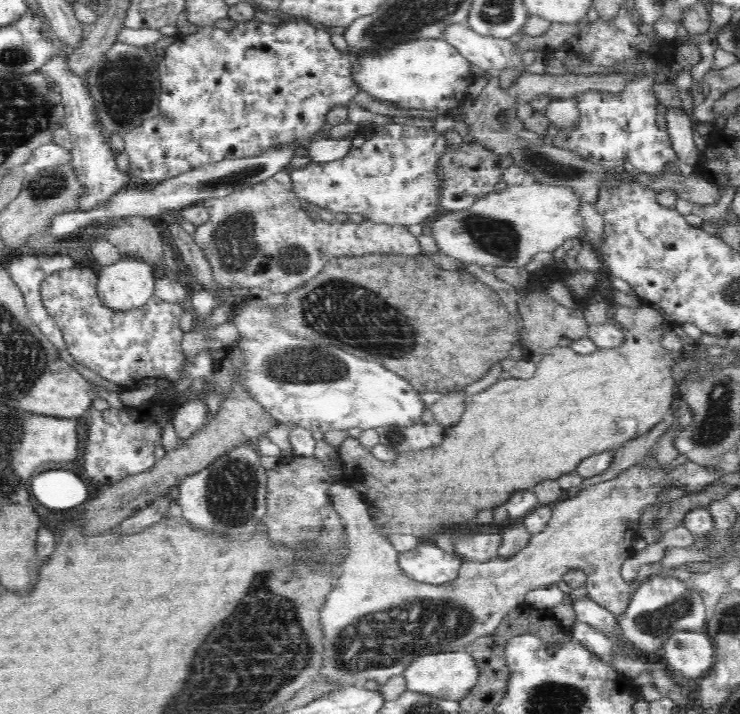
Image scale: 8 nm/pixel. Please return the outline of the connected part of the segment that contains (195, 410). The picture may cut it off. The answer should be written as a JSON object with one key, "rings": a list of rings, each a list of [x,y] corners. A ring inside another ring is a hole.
{"rings":[[[190,400],[178,407],[173,418],[175,434],[181,442],[195,435],[206,423],[207,405],[205,400]]]}

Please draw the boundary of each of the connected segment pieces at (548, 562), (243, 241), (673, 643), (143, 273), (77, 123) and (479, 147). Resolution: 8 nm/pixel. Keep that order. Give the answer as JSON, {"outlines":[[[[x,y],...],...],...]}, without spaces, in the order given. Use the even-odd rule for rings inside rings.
{"outlines":[[[[689,460],[671,471],[666,471],[664,466],[663,469],[652,470],[642,463],[634,464],[626,468],[614,480],[594,484],[593,487],[580,491],[572,498],[564,497],[558,500],[549,523],[538,534],[531,535],[530,542],[514,556],[507,559],[498,557],[486,562],[463,561],[458,578],[439,585],[412,580],[399,567],[400,552],[396,552],[394,546],[376,532],[376,526],[370,520],[368,506],[362,500],[360,492],[342,481],[333,483],[329,490],[330,500],[334,509],[338,510],[338,514],[346,522],[350,554],[346,556],[342,564],[344,574],[334,584],[332,592],[326,598],[326,606],[320,610],[322,632],[324,632],[324,640],[322,640],[324,668],[320,668],[320,676],[340,687],[354,686],[364,680],[376,680],[378,684],[386,684],[390,677],[402,674],[406,666],[416,657],[456,652],[462,649],[464,644],[480,636],[490,636],[500,626],[508,612],[524,603],[525,596],[530,590],[560,582],[571,569],[582,569],[585,572],[584,584],[588,590],[587,597],[619,618],[632,600],[632,590],[640,586],[640,581],[624,581],[620,575],[620,569],[622,564],[634,554],[632,544],[637,539],[641,515],[647,508],[658,503],[656,502],[658,493],[665,488],[683,486],[684,494],[697,493],[718,480],[720,476],[722,474],[716,473],[714,466],[702,466]],[[390,610],[408,610],[406,614],[410,616],[404,616],[402,622],[386,622],[384,616],[370,616],[372,612],[390,612]]],[[[285,168],[250,188],[242,188],[222,198],[210,198],[204,200],[202,204],[208,209],[209,217],[205,224],[196,228],[192,239],[204,252],[204,257],[212,268],[214,280],[222,290],[228,292],[237,287],[249,289],[258,287],[274,295],[288,294],[320,274],[331,259],[378,253],[403,256],[415,256],[421,253],[418,238],[404,226],[379,224],[368,219],[364,219],[360,224],[349,220],[344,223],[336,220],[326,223],[312,219],[308,212],[302,209],[299,198],[294,194],[292,177]]],[[[703,630],[674,632],[662,646],[661,660],[684,678],[698,678],[715,661],[715,646]]],[[[123,256],[117,264],[102,267],[97,276],[98,299],[114,312],[143,308],[154,296],[155,282],[154,269],[150,265],[140,259]]],[[[58,50],[42,68],[40,72],[48,79],[55,82],[60,90],[63,107],[65,110],[64,126],[70,133],[70,141],[73,144],[71,151],[71,163],[78,175],[78,181],[84,185],[84,194],[78,202],[78,209],[88,210],[101,205],[119,190],[132,186],[135,181],[118,168],[115,161],[116,151],[106,142],[102,134],[101,121],[97,116],[97,108],[94,99],[87,89],[86,79],[76,76],[68,66],[68,53]]],[[[478,141],[460,143],[458,148],[447,148],[445,153],[439,156],[437,169],[441,182],[441,197],[438,201],[439,208],[449,211],[464,210],[474,204],[483,195],[492,192],[494,185],[501,181],[501,176],[506,168],[514,166],[514,159],[509,154],[498,154]]]]}

